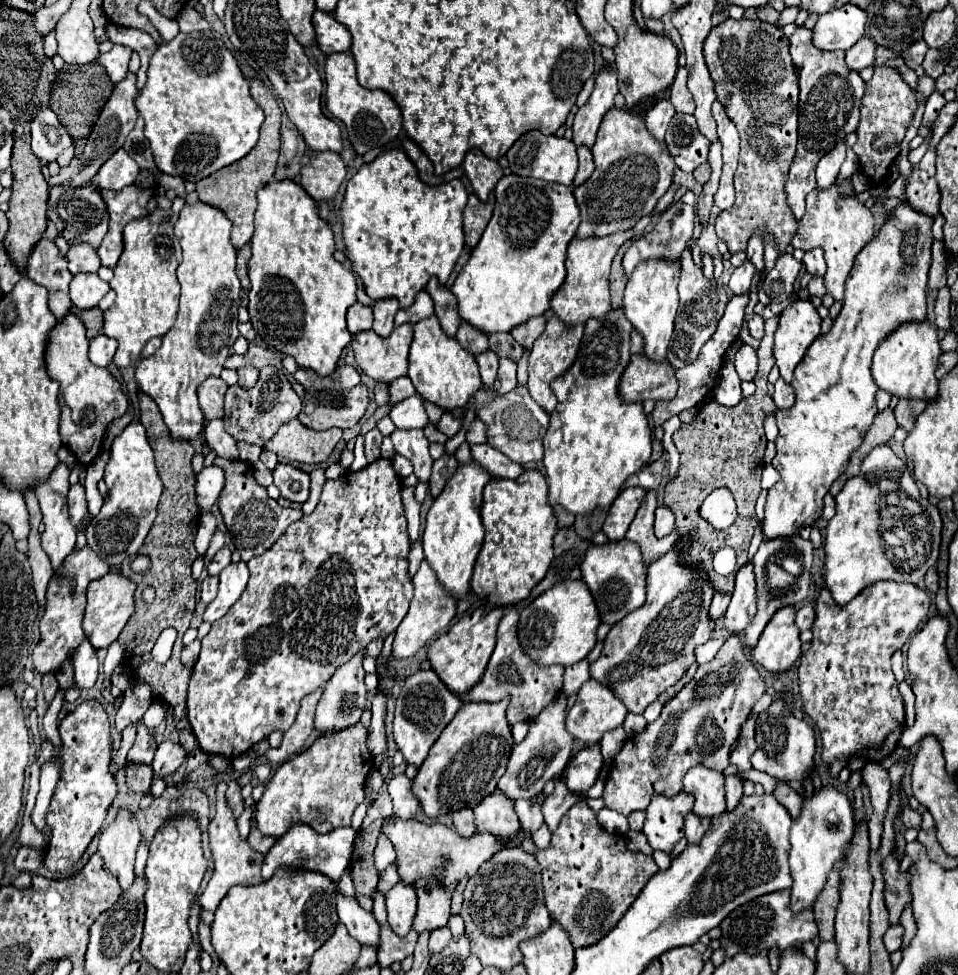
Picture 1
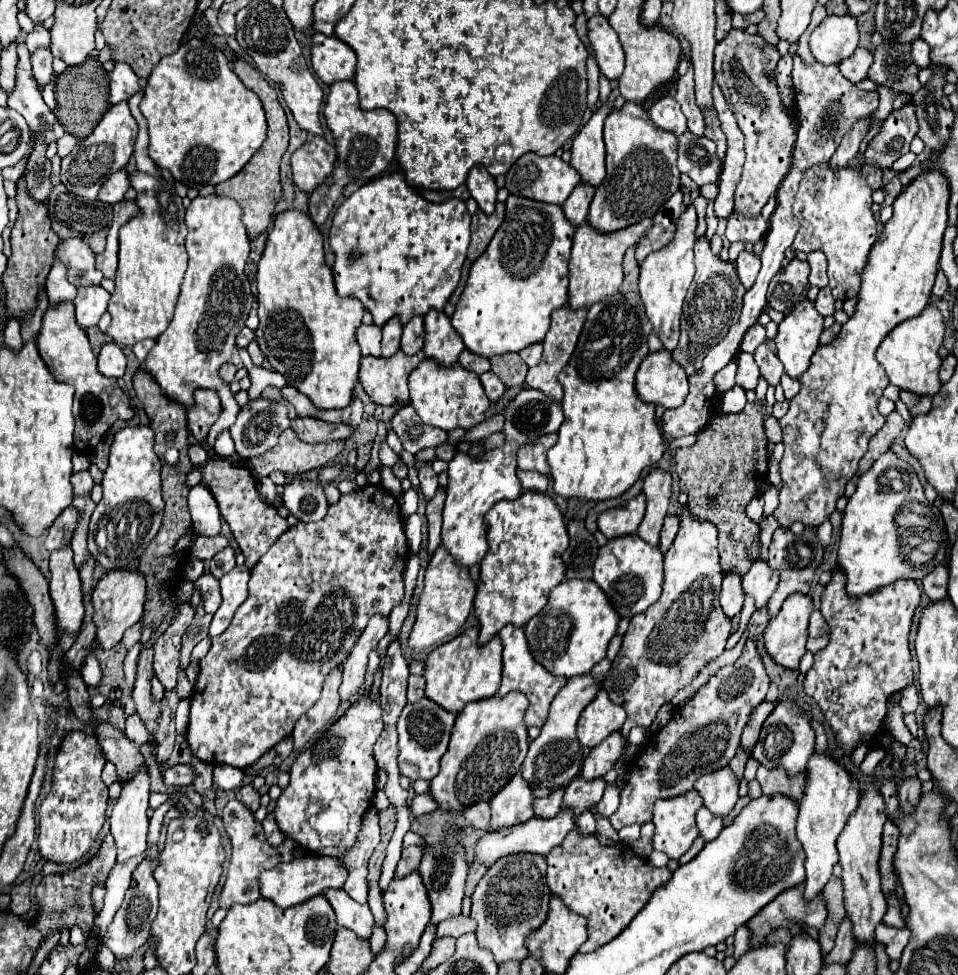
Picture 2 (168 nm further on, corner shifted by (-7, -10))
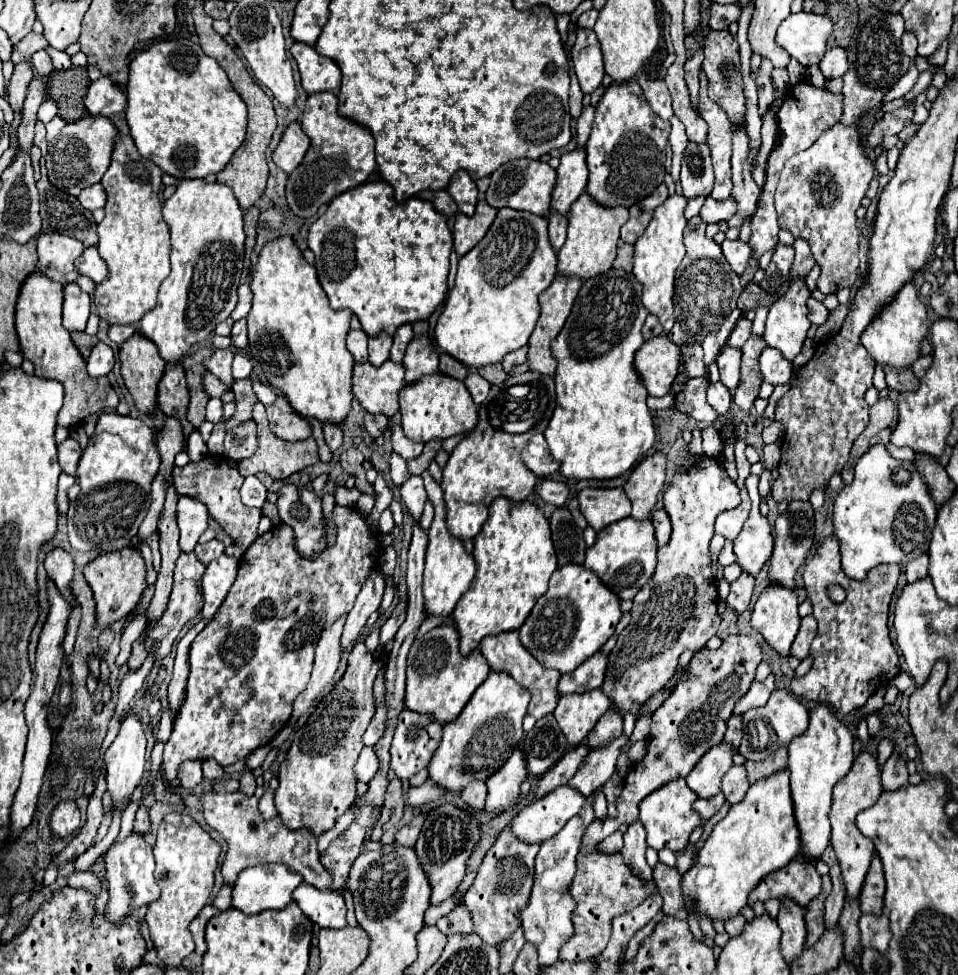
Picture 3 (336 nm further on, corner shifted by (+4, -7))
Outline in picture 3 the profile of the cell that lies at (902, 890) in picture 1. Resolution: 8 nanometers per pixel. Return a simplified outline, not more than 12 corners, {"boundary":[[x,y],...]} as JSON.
{"boundary":[[873,855],[859,893],[863,913],[881,915],[885,877],[881,859]]}

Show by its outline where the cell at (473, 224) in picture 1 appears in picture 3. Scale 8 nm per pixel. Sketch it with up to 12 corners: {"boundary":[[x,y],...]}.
{"boundary":[[479,201],[471,217],[457,213],[453,247],[463,257],[485,237],[497,209]]}

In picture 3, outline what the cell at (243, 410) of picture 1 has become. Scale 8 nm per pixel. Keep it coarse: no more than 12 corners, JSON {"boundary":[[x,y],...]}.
{"boundary":[[245,421],[225,435],[225,457],[243,461],[257,449],[257,425]]}

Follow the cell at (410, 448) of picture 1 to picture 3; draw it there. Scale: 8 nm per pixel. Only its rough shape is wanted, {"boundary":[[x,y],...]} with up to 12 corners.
{"boundary":[[423,479],[401,485],[401,499],[415,521],[427,501]]}

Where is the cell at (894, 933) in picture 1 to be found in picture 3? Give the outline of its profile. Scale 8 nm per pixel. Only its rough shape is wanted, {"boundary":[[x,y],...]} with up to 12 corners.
{"boundary":[[861,915],[861,945],[879,953],[891,941],[887,915]]}

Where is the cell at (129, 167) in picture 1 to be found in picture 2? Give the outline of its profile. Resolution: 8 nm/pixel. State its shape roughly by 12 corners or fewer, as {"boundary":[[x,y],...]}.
{"boundary":[[126,168],[114,172],[100,188],[98,200],[116,204],[130,188]]}

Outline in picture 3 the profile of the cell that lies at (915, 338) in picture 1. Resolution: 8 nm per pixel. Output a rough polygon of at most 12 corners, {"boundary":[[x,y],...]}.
{"boundary":[[913,281],[875,315],[861,343],[877,363],[909,367],[929,333]]}

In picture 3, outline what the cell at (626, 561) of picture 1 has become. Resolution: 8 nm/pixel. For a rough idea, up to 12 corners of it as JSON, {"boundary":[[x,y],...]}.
{"boundary":[[651,519],[601,529],[589,567],[621,601],[657,565]]}

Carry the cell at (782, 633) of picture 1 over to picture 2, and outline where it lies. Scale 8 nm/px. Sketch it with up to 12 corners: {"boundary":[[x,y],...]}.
{"boundary":[[794,594],[764,630],[776,664],[798,670],[810,596]]}

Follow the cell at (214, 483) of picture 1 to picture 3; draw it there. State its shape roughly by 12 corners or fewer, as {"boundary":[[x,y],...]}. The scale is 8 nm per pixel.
{"boundary":[[179,497],[179,547],[189,553],[205,533],[207,507]]}

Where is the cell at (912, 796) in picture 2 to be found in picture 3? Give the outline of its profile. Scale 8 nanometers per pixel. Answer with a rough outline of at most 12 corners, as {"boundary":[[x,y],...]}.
{"boundary":[[893,751],[881,771],[883,789],[907,783],[905,759]]}

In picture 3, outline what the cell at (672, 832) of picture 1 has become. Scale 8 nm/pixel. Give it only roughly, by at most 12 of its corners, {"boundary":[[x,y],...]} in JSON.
{"boundary":[[685,779],[639,803],[647,845],[681,851],[701,825]]}

